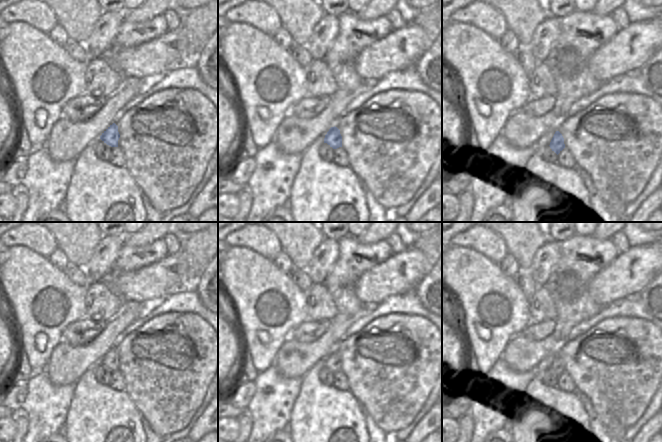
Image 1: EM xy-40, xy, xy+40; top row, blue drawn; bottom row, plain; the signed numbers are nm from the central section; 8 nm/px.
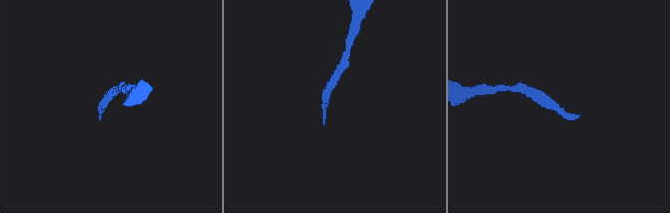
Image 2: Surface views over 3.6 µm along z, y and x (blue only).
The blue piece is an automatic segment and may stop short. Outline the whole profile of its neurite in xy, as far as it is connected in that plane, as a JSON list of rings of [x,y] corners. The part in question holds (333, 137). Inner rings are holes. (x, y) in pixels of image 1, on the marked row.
[[[331,127],[324,138],[324,143],[327,143],[333,149],[342,147],[342,136],[337,127]]]

